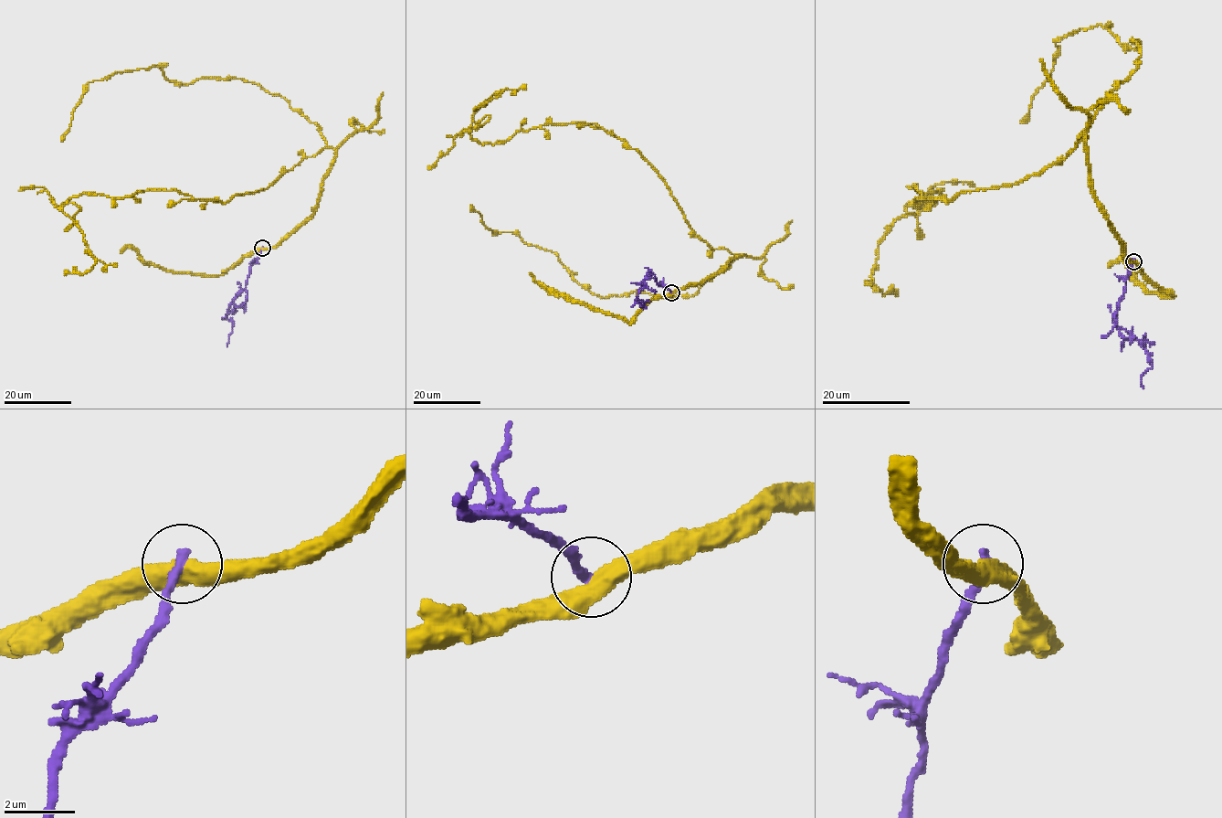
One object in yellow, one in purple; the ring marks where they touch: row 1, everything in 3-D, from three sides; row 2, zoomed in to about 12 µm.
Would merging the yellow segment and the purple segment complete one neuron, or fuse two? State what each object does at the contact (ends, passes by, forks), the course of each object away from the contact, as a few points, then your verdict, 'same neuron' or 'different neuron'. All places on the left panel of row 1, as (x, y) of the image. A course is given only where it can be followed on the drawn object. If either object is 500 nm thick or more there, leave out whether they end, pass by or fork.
yellow passes by; purple ends there; yellow runs (262, 249), (312, 213), (333, 148), (227, 202), (173, 190), (69, 197), (63, 211), (96, 261), (64, 275); purple runs (262, 249), (251, 266), (246, 287), (230, 304), (226, 314), (232, 322), (232, 332), (228, 336), (227, 345); different neuron

